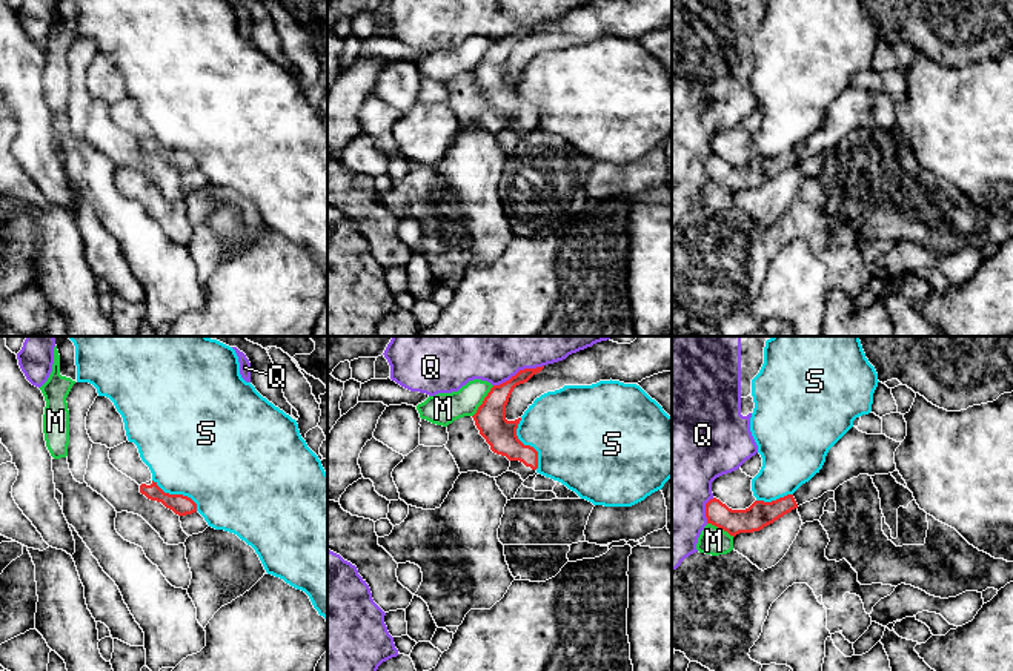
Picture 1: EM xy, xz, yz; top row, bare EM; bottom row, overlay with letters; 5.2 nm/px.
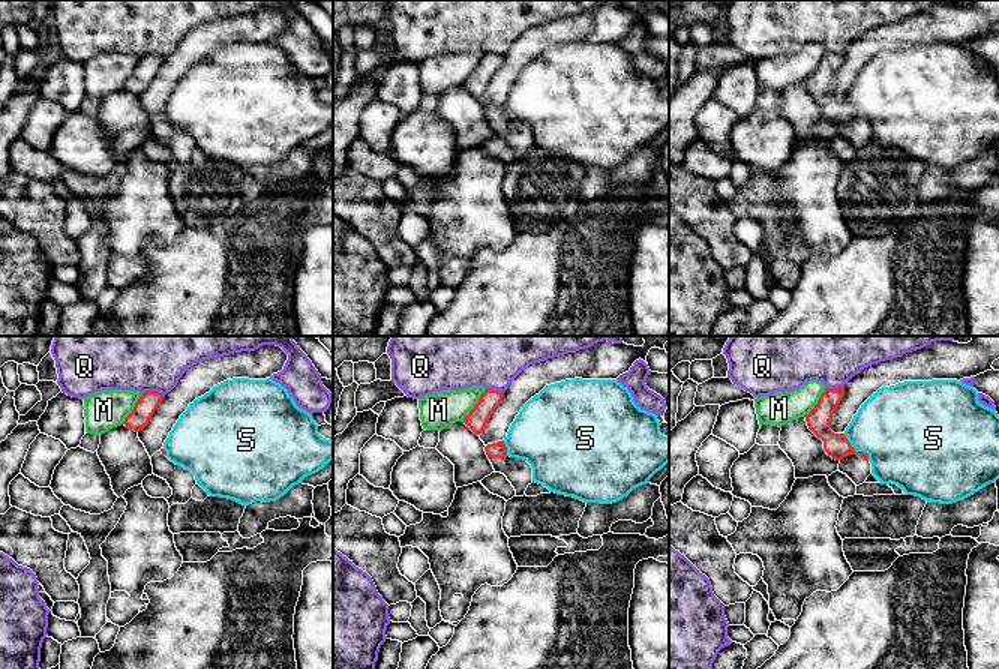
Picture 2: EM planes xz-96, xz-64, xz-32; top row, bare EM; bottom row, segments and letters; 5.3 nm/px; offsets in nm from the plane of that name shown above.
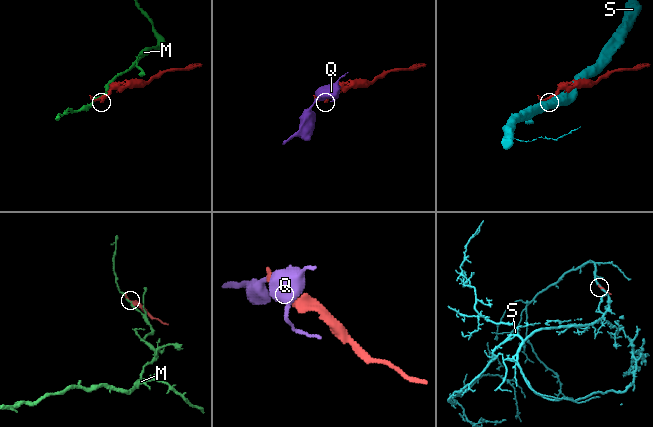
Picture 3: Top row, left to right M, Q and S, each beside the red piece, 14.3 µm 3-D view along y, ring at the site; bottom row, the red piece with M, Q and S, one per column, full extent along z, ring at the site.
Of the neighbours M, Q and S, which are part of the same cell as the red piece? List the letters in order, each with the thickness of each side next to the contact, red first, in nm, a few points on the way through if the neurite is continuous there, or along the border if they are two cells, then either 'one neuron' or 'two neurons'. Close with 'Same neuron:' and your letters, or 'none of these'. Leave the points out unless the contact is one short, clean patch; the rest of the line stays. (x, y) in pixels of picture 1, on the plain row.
M: 160 nm thick on the red side, 170 nm on the other; two neurons
Q: 130 nm thick on the red side, 200 nm on the other; two neurons
S: 160 nm thick on the red side, 420 nm on the other; two neurons
Same neuron: none of these

